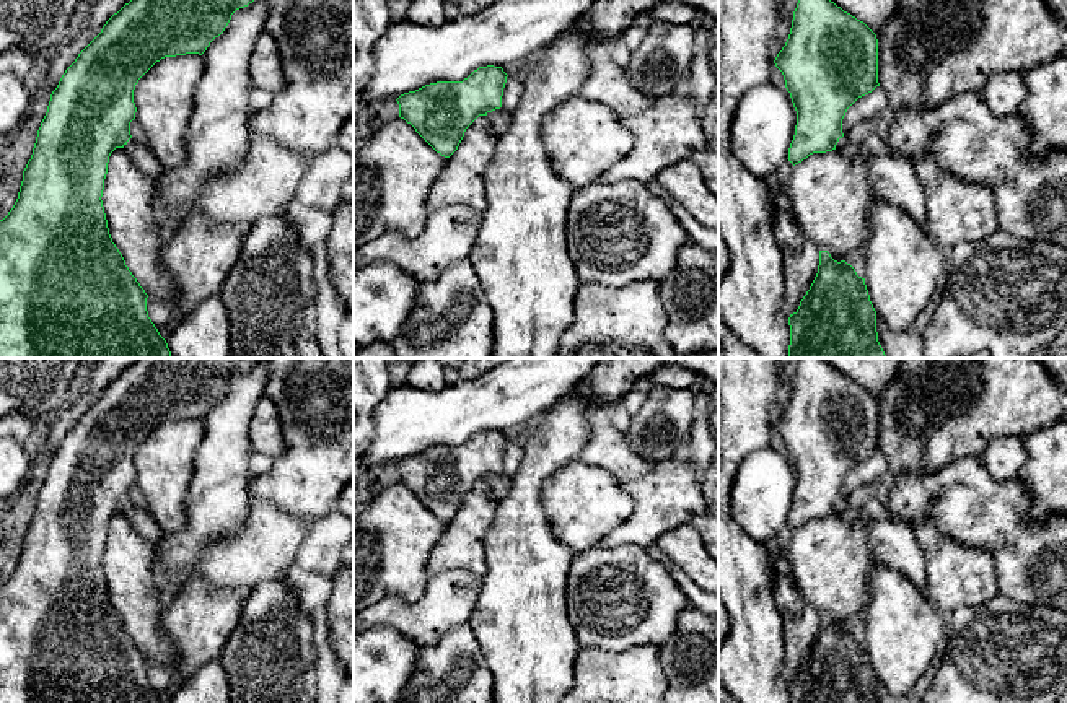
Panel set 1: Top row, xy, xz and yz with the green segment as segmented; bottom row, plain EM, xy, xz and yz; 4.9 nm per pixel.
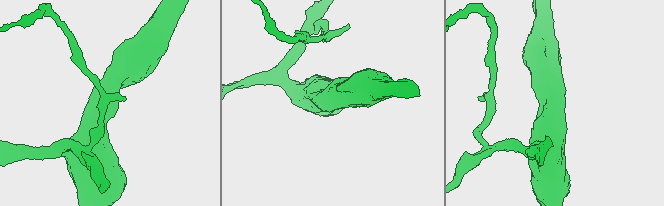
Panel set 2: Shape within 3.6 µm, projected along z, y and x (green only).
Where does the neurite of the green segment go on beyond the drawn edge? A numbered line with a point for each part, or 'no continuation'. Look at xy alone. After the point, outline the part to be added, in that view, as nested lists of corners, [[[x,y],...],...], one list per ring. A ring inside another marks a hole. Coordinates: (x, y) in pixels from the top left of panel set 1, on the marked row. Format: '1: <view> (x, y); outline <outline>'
1: xy (142, 157); outline [[[130,138],[124,145],[124,150],[127,151],[134,164],[148,177],[156,179],[163,172],[163,166],[148,146],[140,145],[134,138]]]

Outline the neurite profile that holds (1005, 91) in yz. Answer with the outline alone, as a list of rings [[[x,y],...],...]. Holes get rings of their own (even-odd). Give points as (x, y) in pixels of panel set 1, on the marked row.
[[[997,72],[984,90],[989,109],[999,117],[1018,114],[1018,109],[1028,96],[1028,85],[1021,72]]]

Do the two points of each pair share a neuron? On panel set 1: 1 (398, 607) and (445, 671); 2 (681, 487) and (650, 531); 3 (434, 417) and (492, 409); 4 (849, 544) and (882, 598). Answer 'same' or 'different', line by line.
1: different
2: same
3: same
4: different

